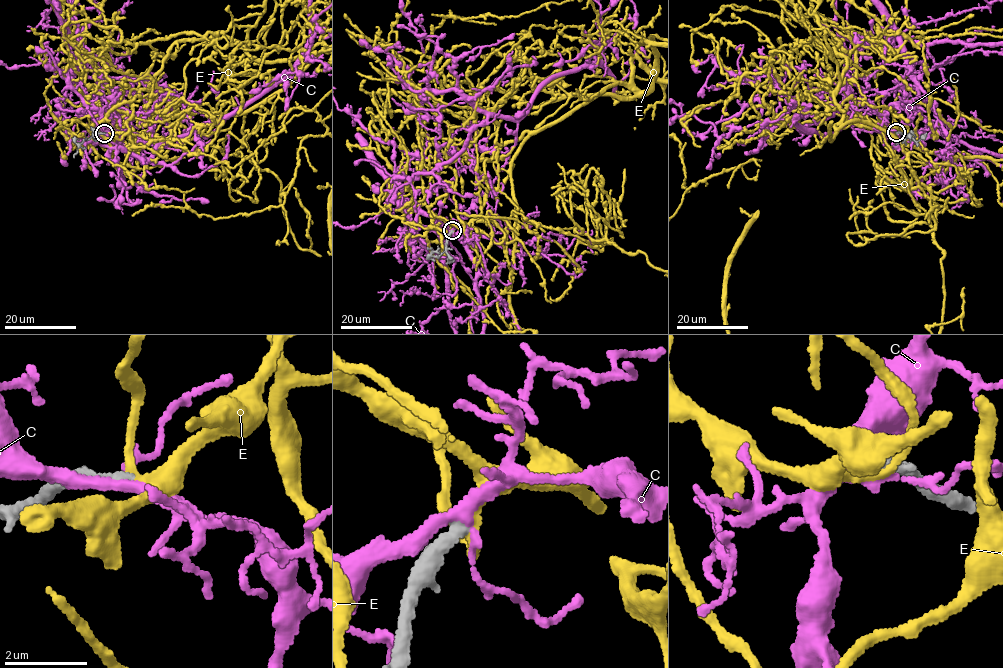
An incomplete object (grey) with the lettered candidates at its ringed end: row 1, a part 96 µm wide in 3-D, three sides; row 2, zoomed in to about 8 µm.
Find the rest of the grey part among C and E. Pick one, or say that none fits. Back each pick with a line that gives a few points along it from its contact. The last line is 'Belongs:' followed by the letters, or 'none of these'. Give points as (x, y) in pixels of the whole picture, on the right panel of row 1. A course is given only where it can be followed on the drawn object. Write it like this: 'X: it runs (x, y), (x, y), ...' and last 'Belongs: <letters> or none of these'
Belongs: none of these

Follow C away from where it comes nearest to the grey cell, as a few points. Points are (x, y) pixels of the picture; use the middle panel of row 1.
C: (451, 231), (441, 239), (352, 125), (471, 117), (502, 83), (435, 62), (400, 31)

